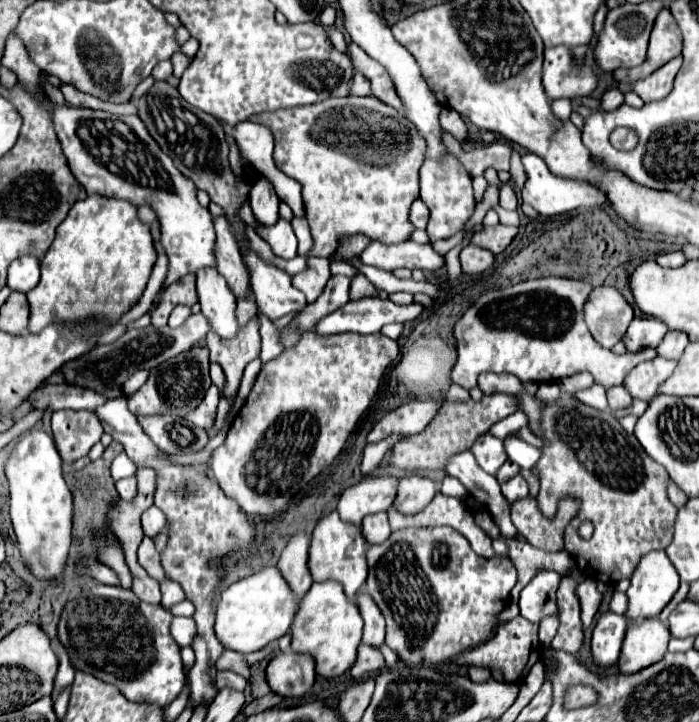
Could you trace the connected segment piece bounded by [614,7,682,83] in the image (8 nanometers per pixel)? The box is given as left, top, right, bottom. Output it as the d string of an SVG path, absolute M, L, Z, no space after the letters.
M664 7L660 11L660 15L656 17L656 25L652 29L650 35L650 45L648 45L648 57L642 65L638 67L630 67L630 69L616 69L614 77L620 83L628 83L628 81L636 81L640 77L646 77L648 73L656 71L658 67L662 67L664 63L668 63L670 59L678 57L682 51L682 35L680 29L672 17L672 13Z

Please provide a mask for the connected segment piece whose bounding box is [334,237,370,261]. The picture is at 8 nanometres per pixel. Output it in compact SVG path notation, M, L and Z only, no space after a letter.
M356 237L356 241L344 241L344 245L340 245L338 253L334 255L334 259L356 259L360 257L364 245L368 245L368 237Z

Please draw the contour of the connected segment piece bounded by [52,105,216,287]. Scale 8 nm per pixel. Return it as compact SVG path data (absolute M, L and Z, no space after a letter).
M54 105L54 127L62 151L76 179L88 193L128 199L134 205L152 205L160 219L162 245L168 255L168 277L164 287L200 269L216 269L216 233L210 211L196 201L196 187L158 147L138 115L110 115L106 111Z

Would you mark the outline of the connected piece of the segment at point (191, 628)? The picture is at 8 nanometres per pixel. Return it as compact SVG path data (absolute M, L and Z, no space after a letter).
M174 617L172 625L170 625L170 633L182 647L192 647L194 637L196 637L196 623L194 623L194 619Z

